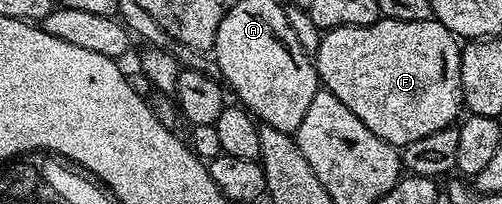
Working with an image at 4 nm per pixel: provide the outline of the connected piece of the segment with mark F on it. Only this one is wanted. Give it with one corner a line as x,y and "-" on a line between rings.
381,18
375,24
366,26
340,26
334,30
326,30
322,33
321,43
315,55
315,65
320,85
332,92
339,100
343,100
343,104
347,104
347,108
351,108
351,112
355,112
355,116
359,116
359,120
363,120
363,124
367,124
367,128
371,128
371,132
375,132
375,136
379,136
379,140
387,140
398,148
407,147
415,140
423,140
423,136
431,136
431,132
439,132
443,128
454,125
462,117
461,46
457,35
452,34
439,21
404,22
394,18

